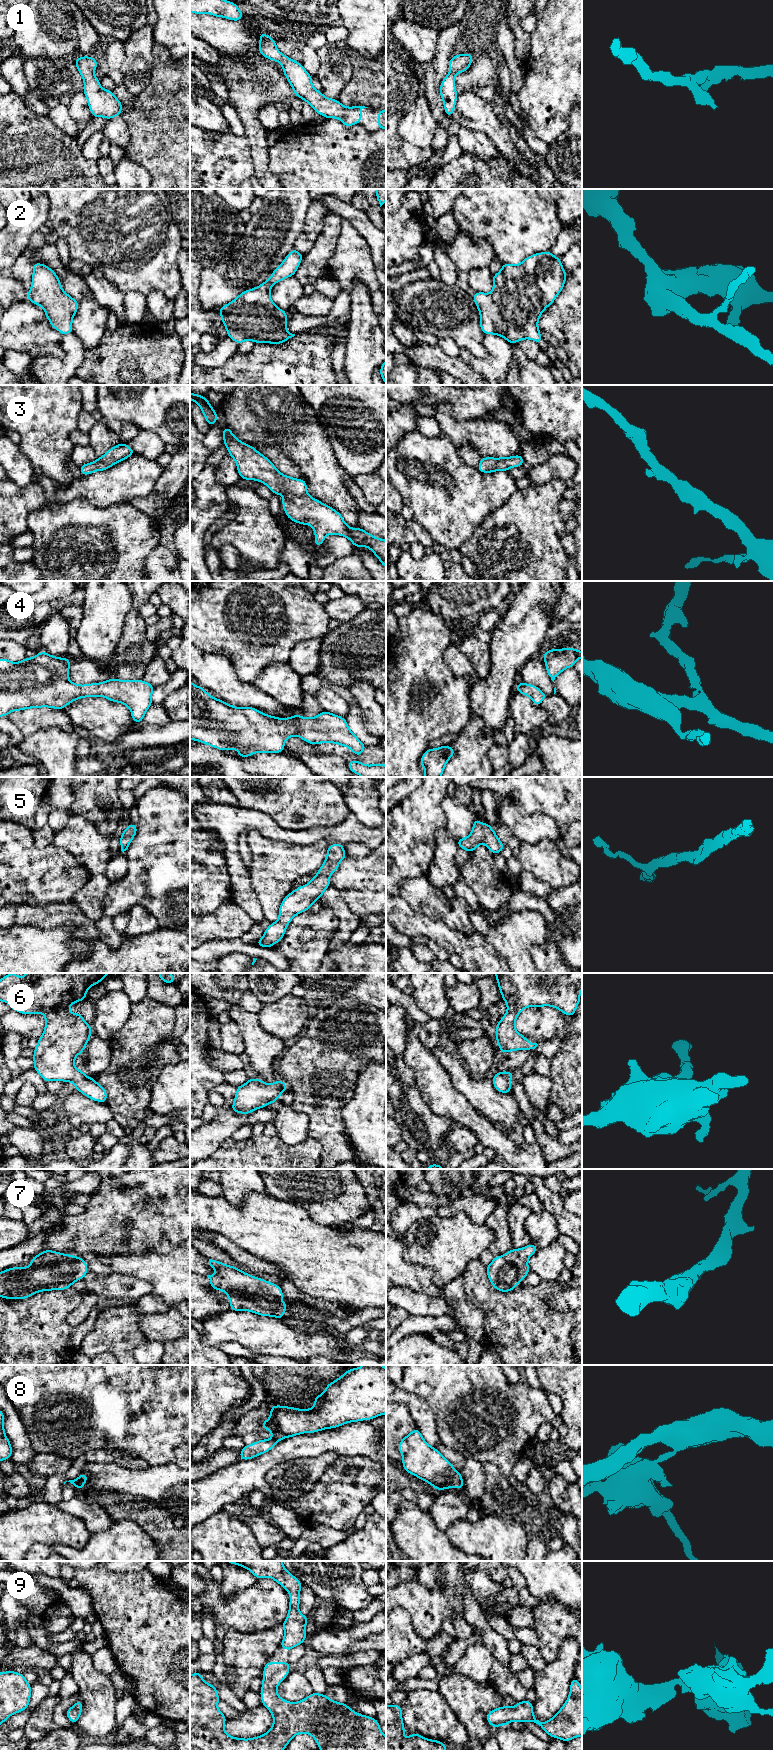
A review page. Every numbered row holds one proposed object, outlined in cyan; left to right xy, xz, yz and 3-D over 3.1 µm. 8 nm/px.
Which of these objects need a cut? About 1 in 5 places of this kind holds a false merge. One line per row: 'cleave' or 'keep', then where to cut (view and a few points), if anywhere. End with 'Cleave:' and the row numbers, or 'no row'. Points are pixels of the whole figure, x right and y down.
1: keep; cut none
2: keep; cut none
3: keep; cut none
4: keep; cut none
5: keep; cut none
6: keep; cut none
7: keep; cut none
8: cleave; cut xy (78, 1478), (82, 1484)
9: keep; cut none
Cleave: 8

